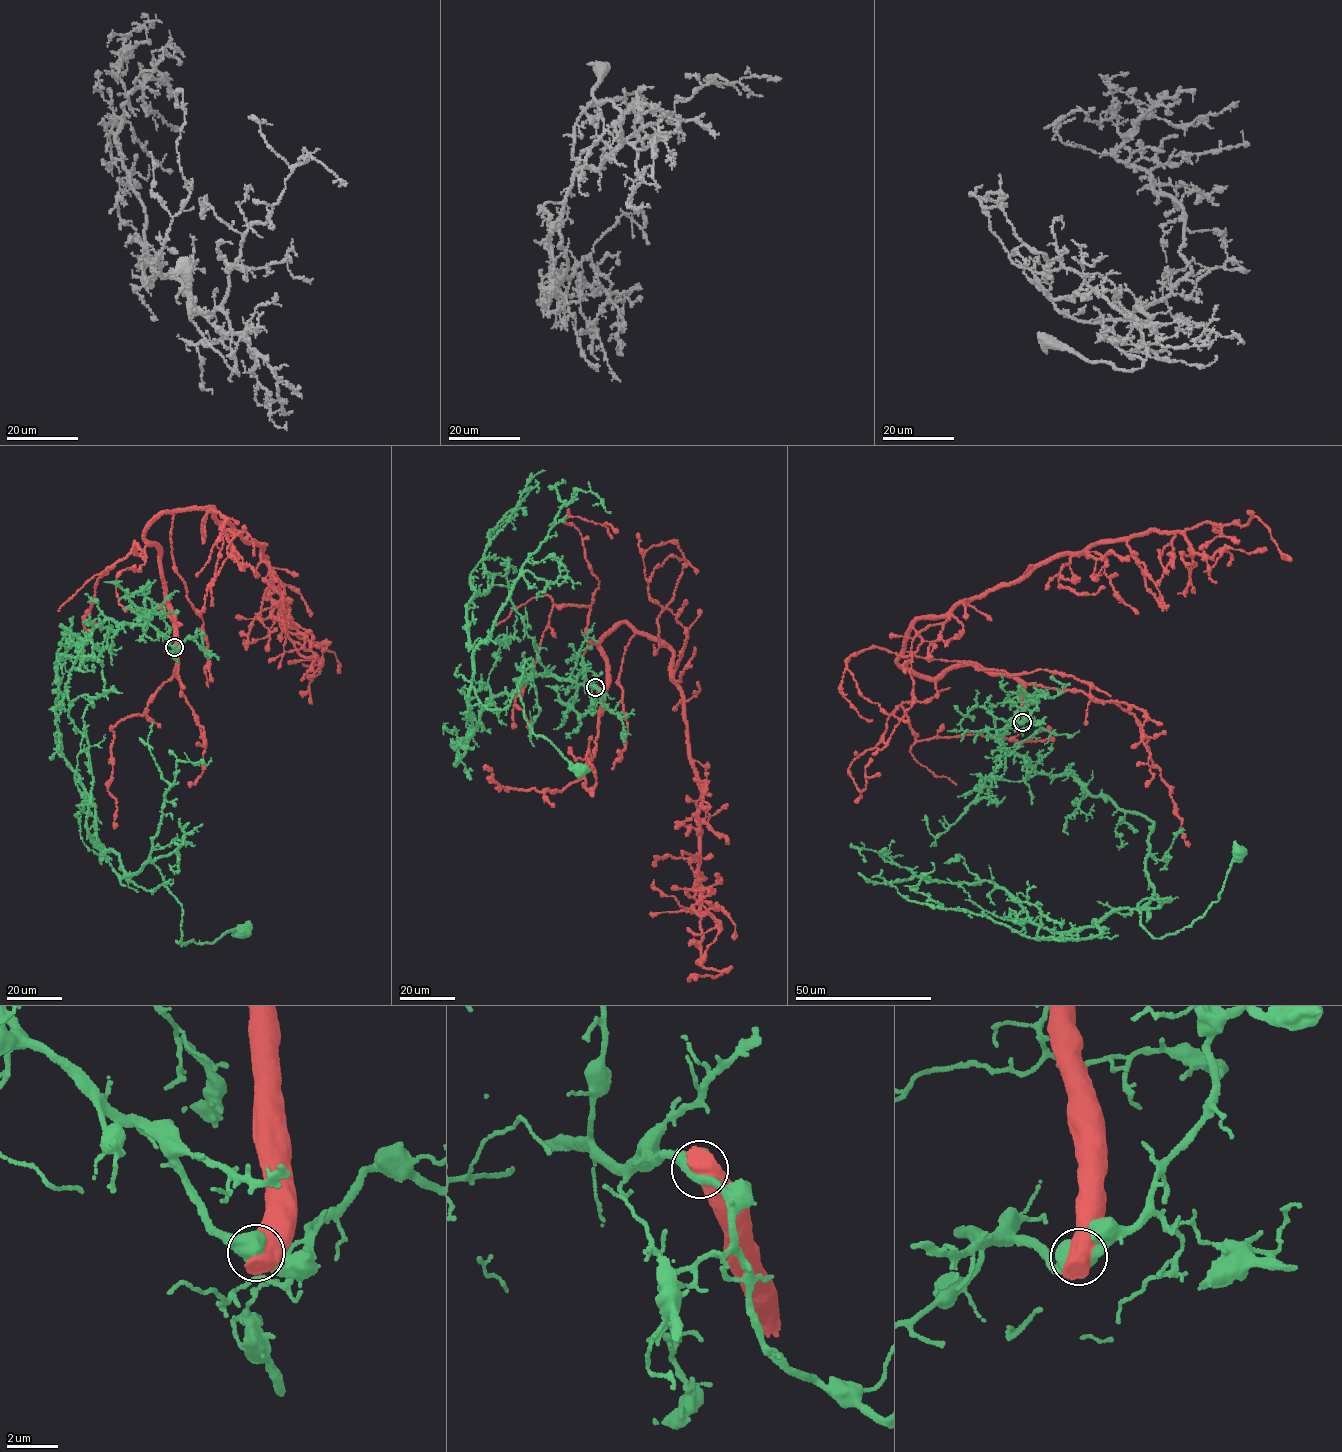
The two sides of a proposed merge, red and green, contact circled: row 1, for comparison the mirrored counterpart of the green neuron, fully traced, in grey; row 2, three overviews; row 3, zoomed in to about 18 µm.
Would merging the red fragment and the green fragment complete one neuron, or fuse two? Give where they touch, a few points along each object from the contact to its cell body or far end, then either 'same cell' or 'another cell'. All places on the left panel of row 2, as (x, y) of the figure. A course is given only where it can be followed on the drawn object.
place (174, 647); course red (174, 647), (160, 555), (144, 532), (160, 513), (212, 507), (261, 547), (298, 637), (322, 647), (310, 703); course green (174, 647), (110, 619), (59, 656), (63, 755), (95, 806), (100, 857), (182, 906), (176, 942), (240, 930); another cell

